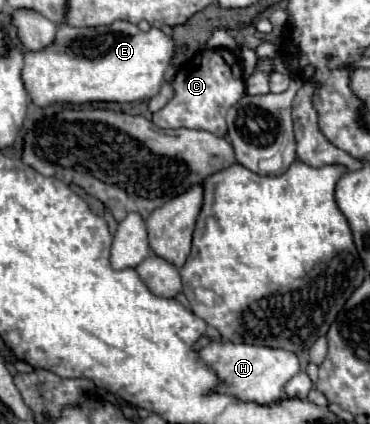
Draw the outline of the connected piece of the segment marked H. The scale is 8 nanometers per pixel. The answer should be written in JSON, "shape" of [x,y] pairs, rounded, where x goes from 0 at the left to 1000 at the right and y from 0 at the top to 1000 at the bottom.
{"shape":[[[562,809],[541,828],[541,851],[589,889],[578,927],[632,936],[654,950],[730,955],[762,936],[762,917],[784,889],[811,875],[805,842],[795,833],[762,833],[762,823],[719,823],[692,814],[632,809]]]}

